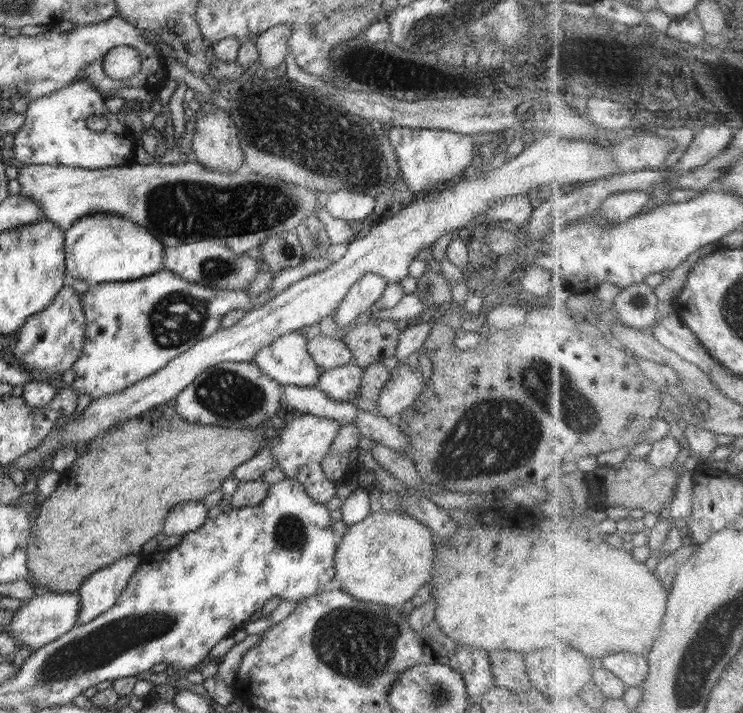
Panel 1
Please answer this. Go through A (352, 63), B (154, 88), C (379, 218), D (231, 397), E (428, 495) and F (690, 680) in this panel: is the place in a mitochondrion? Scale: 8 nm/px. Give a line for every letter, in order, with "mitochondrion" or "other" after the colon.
A: other
B: other
C: other
D: mitochondrion
E: other
F: mitochondrion

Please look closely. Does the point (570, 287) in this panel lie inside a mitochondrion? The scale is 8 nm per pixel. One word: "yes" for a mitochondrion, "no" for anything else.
no

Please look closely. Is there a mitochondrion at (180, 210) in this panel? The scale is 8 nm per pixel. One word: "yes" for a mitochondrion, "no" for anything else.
yes

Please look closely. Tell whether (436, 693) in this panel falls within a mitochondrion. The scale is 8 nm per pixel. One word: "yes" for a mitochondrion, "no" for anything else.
yes

